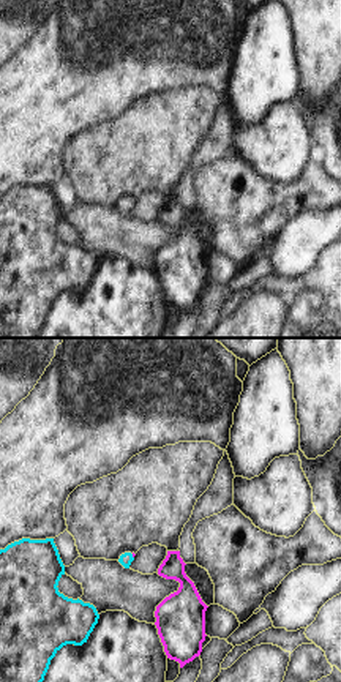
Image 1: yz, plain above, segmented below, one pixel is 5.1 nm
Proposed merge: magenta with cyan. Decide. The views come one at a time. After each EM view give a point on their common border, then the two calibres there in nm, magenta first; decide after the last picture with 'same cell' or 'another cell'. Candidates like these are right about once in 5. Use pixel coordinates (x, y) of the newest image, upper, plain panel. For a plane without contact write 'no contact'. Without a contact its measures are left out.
no contact

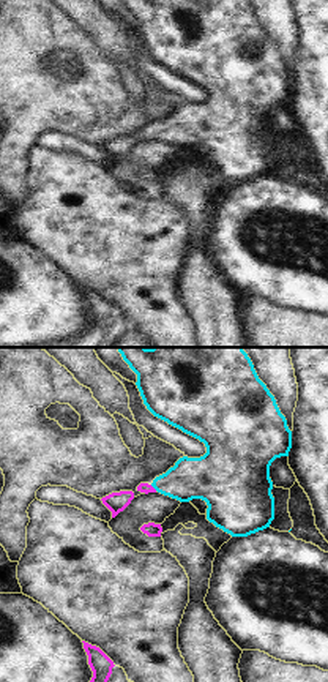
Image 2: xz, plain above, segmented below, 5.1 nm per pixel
(152, 133) | 50/220 nm

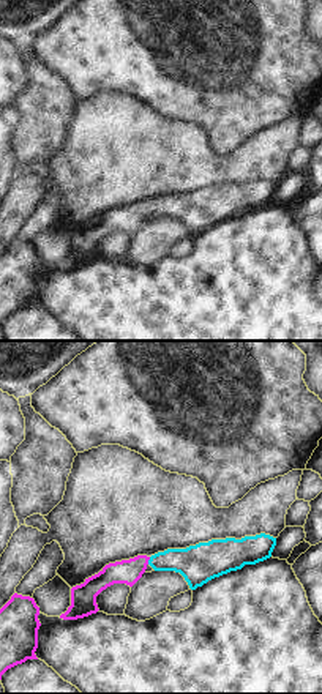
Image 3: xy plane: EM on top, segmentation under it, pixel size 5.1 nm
(149, 205) | 130/190 nm

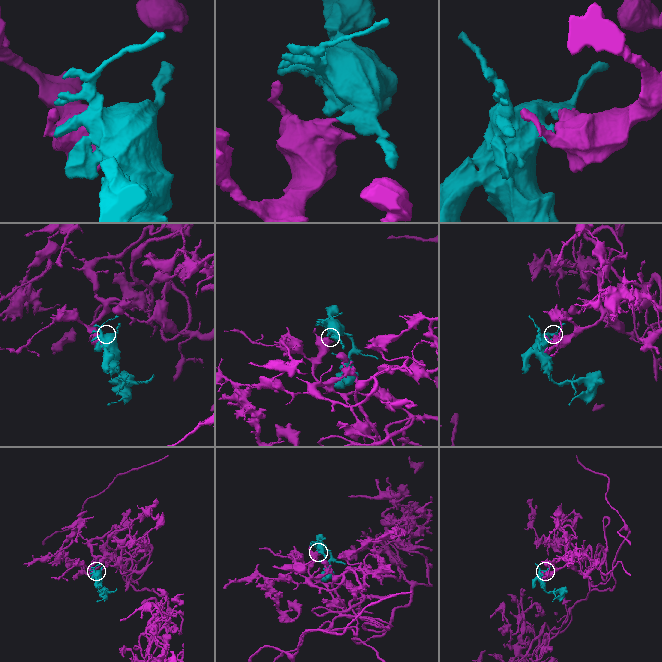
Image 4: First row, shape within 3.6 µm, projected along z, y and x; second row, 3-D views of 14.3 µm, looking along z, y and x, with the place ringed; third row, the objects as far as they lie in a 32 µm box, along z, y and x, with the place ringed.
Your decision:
same cell

